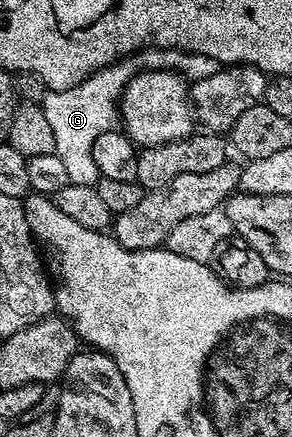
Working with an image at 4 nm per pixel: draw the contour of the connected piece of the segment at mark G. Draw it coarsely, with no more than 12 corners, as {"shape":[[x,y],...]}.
{"shape":[[143,49],[41,109],[71,183],[95,186],[92,145],[115,130],[122,90],[140,71],[189,82],[222,64],[191,51]]}

